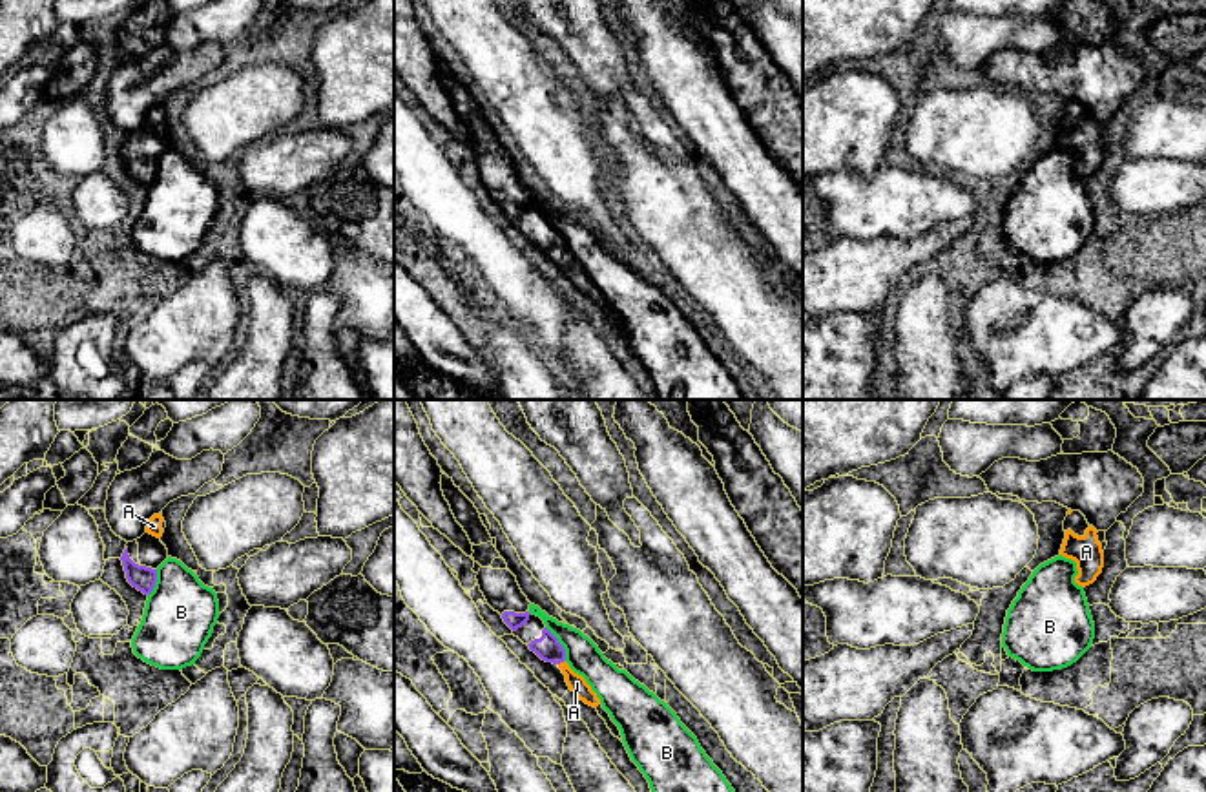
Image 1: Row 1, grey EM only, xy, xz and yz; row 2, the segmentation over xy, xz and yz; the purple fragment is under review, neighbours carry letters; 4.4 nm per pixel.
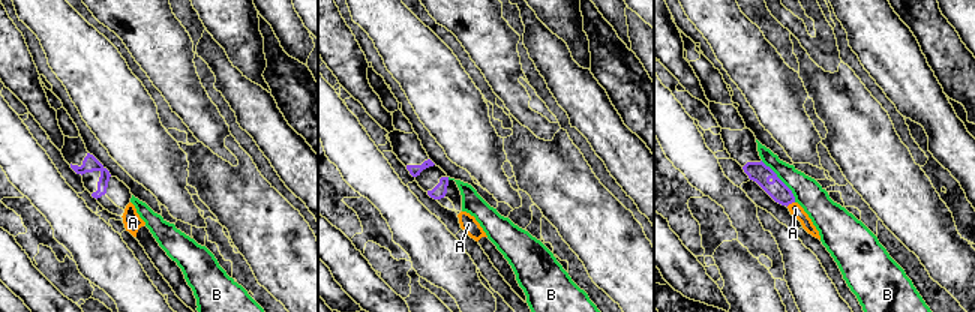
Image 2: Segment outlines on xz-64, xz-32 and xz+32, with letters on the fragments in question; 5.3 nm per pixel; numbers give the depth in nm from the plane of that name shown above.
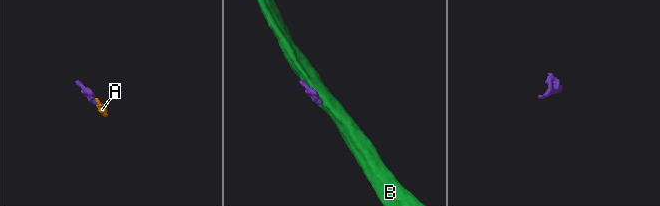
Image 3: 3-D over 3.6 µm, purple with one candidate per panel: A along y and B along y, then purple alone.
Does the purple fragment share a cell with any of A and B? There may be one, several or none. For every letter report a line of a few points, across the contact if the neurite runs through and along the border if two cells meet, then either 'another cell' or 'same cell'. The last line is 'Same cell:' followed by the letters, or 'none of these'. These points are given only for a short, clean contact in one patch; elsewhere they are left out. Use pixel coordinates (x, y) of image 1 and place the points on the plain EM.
A: line xz (548, 239), (561, 252), (577, 274); same cell
B: line xz (546, 218), (562, 238), (566, 250); another cell
Same cell: A

